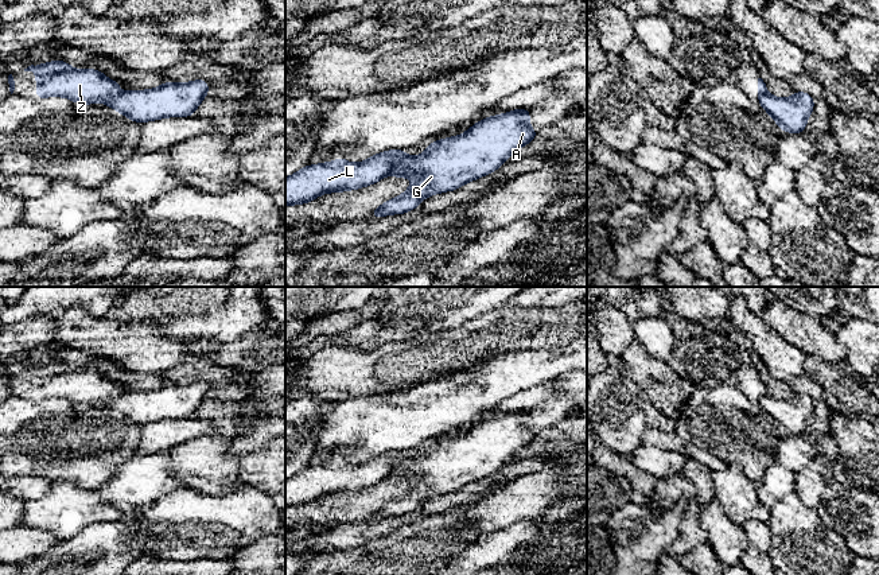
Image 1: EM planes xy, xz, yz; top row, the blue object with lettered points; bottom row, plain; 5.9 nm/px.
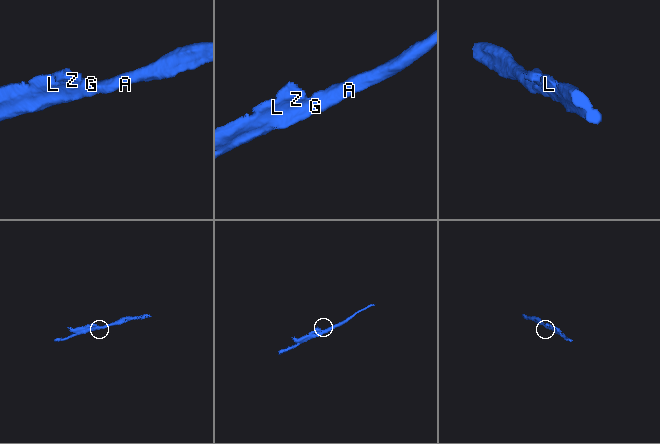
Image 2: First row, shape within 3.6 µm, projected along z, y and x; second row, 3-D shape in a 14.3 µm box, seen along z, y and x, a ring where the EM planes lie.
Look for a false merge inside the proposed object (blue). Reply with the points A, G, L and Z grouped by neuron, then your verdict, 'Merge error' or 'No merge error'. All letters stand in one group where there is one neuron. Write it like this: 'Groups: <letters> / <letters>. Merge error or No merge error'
Groups: A G / L Z. Merge error

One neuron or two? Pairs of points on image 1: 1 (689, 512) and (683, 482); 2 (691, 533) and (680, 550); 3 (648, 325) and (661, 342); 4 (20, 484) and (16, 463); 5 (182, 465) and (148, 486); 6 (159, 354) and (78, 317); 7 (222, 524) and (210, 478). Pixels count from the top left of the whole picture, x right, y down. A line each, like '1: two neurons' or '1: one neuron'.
1: one neuron
2: one neuron
3: one neuron
4: two neurons
5: two neurons
6: one neuron
7: two neurons

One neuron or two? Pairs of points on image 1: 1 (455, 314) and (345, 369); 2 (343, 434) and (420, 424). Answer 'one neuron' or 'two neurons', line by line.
1: two neurons
2: one neuron

